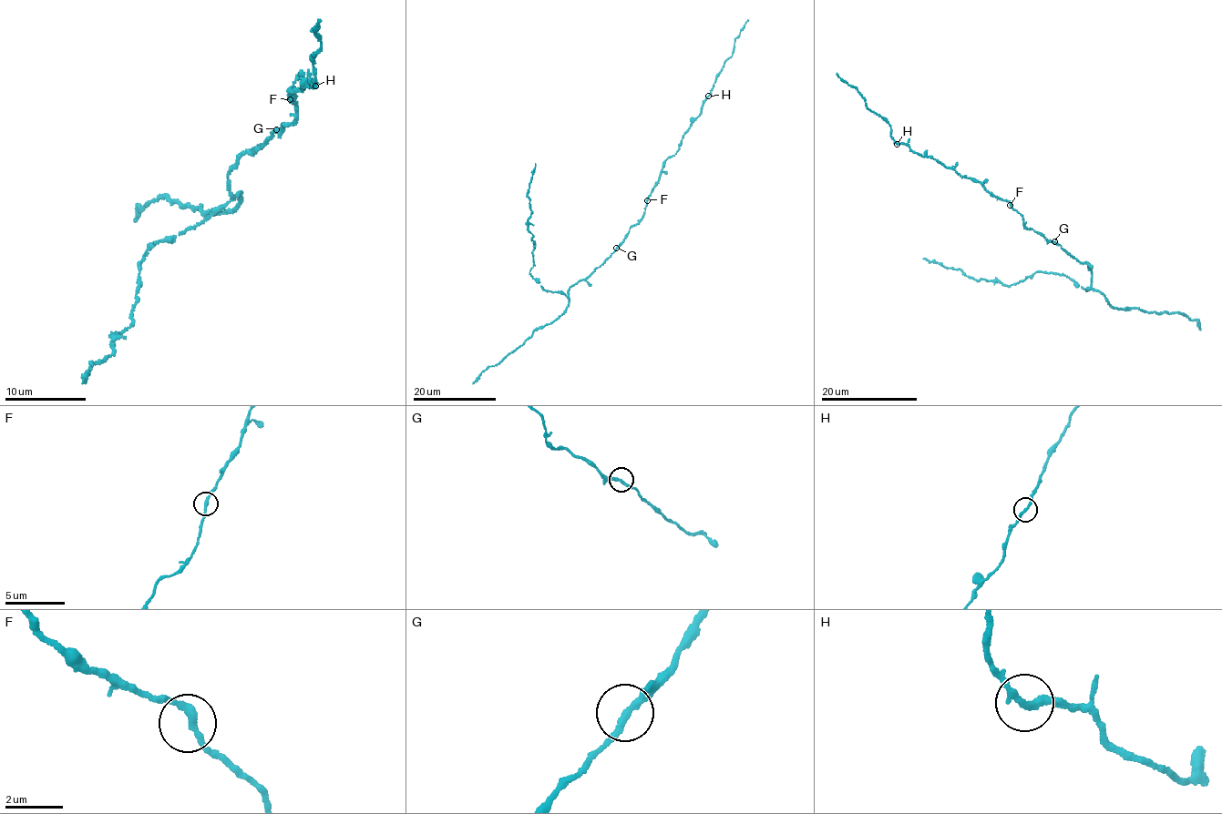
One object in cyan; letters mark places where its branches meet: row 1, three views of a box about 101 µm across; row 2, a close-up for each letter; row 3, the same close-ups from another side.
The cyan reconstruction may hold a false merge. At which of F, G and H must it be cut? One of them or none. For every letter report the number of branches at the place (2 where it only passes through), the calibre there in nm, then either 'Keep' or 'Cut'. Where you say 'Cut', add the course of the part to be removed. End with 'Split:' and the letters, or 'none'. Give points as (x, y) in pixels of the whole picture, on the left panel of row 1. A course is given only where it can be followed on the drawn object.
F: Branches: 2. Thickness 240 nm. Keep
G: Branches: 2. Thickness 220 nm. Keep
H: Branches: 2. Thickness 240 nm. Cut. Course of the part to remove: (314, 86), (312, 58), (321, 48), (321, 38), (313, 31), (320, 20)
Split: H

